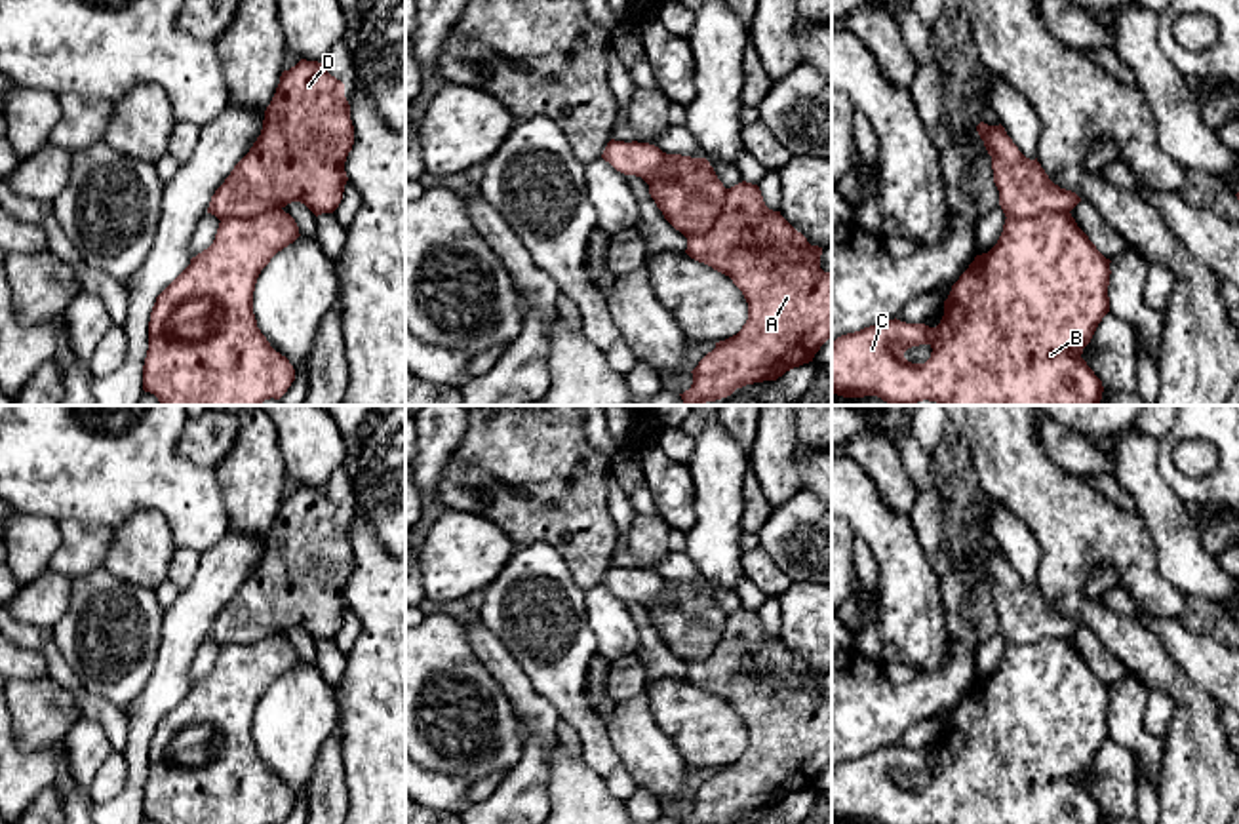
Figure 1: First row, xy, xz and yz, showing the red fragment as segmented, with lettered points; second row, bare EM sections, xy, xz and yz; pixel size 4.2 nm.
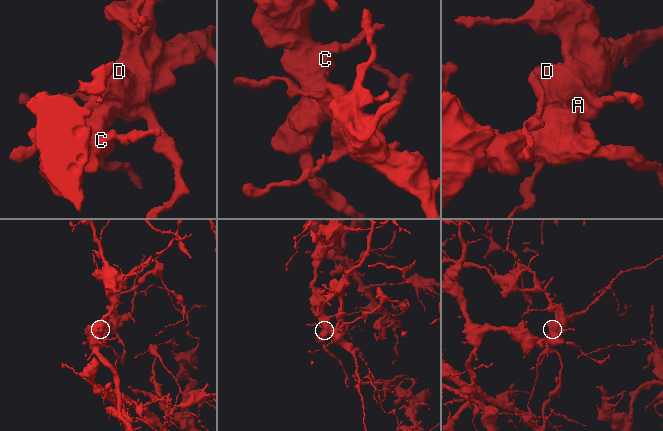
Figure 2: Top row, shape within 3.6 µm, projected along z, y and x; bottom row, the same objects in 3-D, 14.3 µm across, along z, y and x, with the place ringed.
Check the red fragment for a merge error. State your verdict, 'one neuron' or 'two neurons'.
two neurons

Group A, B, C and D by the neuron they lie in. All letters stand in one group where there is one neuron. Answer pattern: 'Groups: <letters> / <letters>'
Groups: A D / B C

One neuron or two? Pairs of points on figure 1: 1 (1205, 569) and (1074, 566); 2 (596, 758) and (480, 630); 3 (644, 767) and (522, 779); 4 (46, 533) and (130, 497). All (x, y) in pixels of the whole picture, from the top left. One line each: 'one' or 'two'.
1: two
2: one
3: two
4: two

